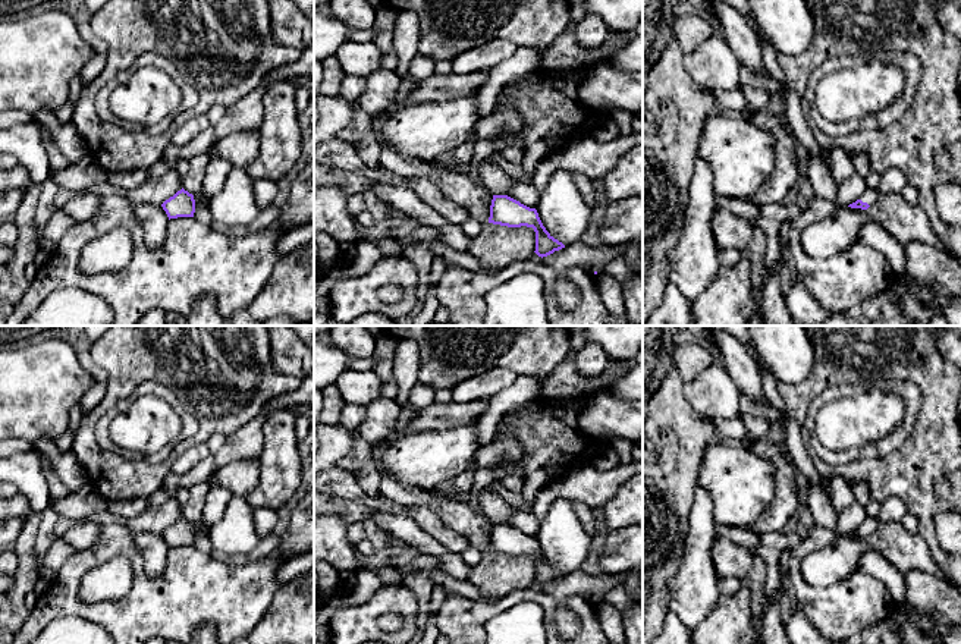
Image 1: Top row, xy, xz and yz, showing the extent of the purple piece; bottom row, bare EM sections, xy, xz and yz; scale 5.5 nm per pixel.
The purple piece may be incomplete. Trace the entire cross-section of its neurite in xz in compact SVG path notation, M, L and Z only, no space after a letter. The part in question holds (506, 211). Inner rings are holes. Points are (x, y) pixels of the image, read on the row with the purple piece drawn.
M493 195L489 223L508 227L533 227L536 232L534 252L541 258L565 248L546 230L536 208L530 208L508 195Z

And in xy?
M182 188L173 197L166 200L161 207L166 211L169 220L178 217L194 217L195 200L192 194Z

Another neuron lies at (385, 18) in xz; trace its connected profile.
M387 7L377 9L376 12L376 22L373 26L376 31L374 44L381 53L393 47L396 16L398 12Z

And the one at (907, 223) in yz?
M901 192L879 194L867 210L839 205L835 216L807 226L801 233L801 246L807 255L826 260L847 249L866 222L882 226L902 246L921 242L945 254L945 246L930 227L918 205L905 201Z

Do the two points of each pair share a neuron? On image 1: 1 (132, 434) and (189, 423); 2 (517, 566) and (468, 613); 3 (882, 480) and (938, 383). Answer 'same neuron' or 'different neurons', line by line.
1: different neurons
2: different neurons
3: same neuron

